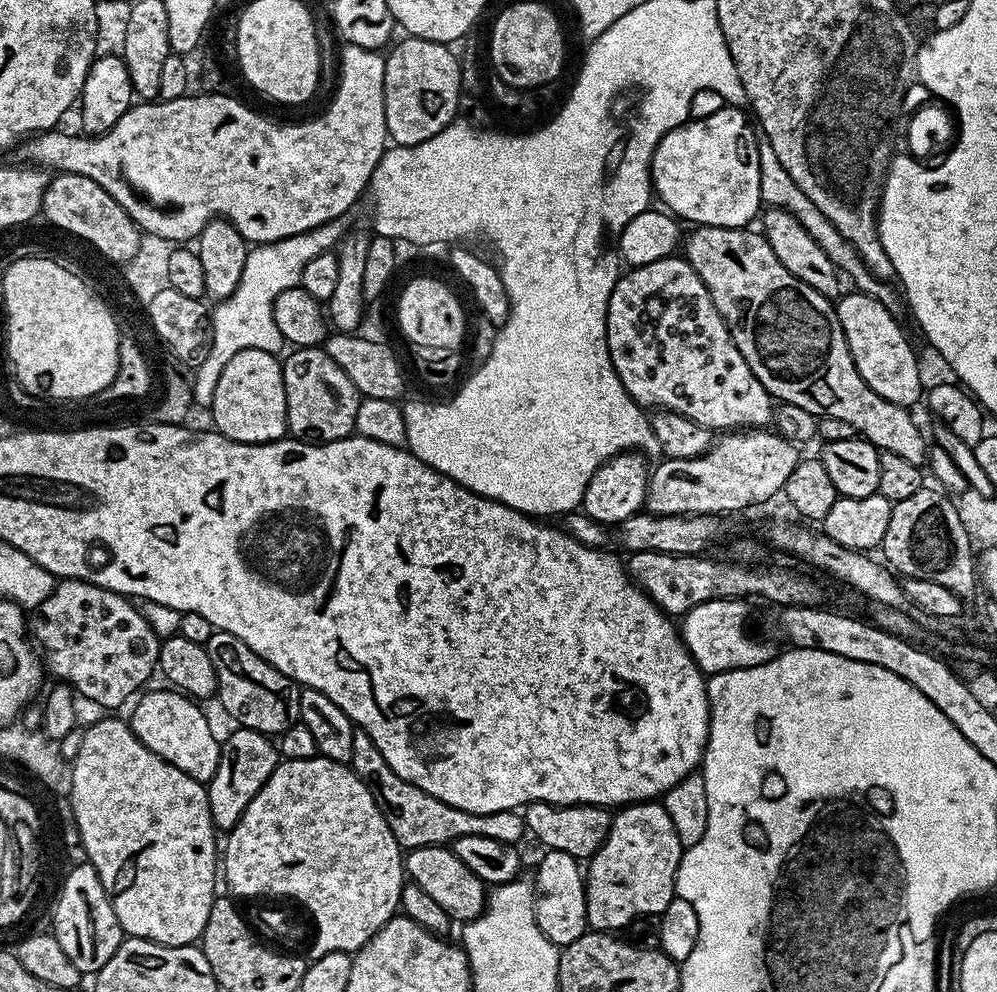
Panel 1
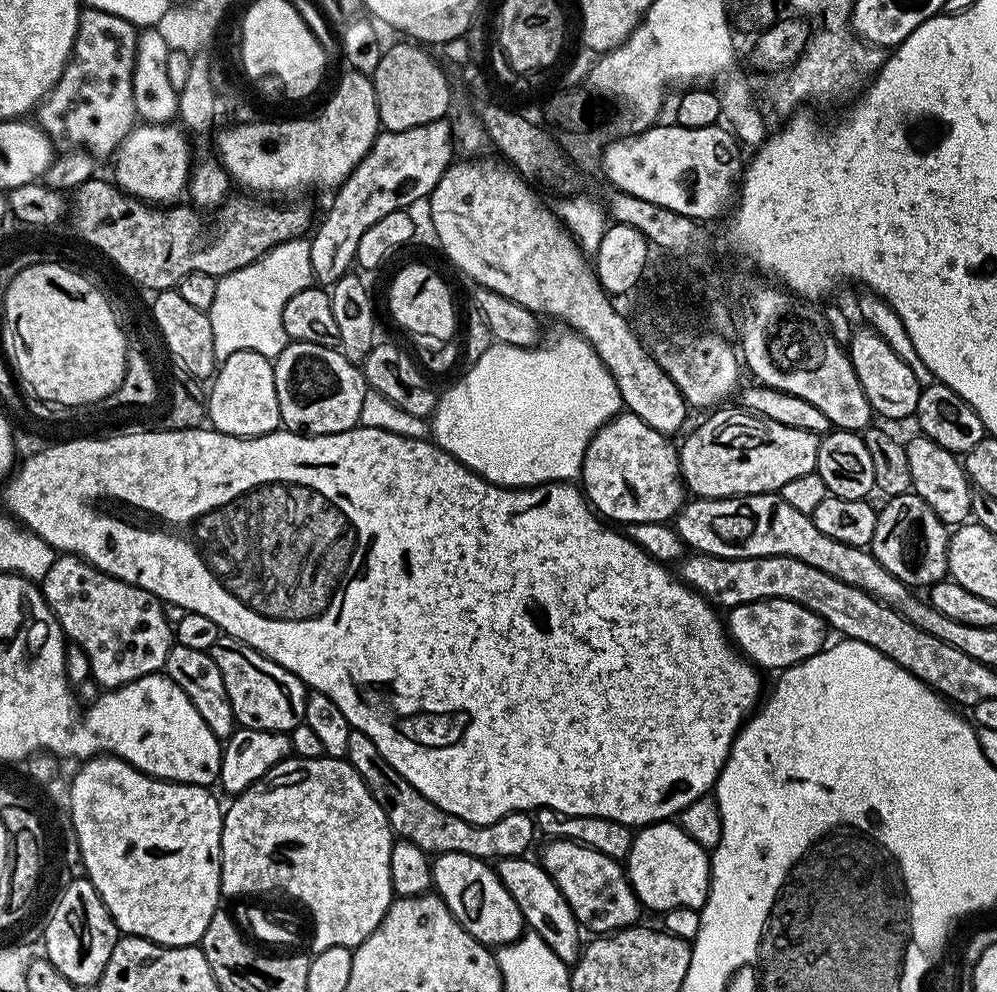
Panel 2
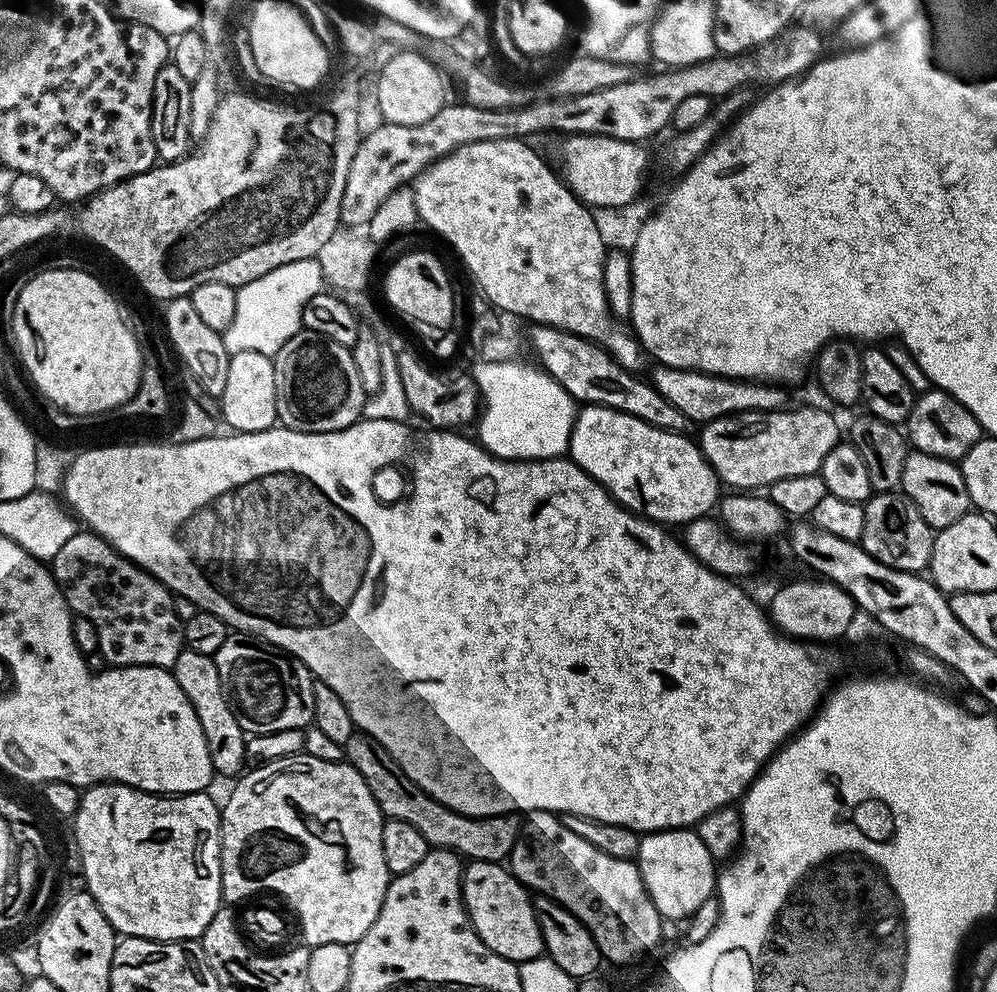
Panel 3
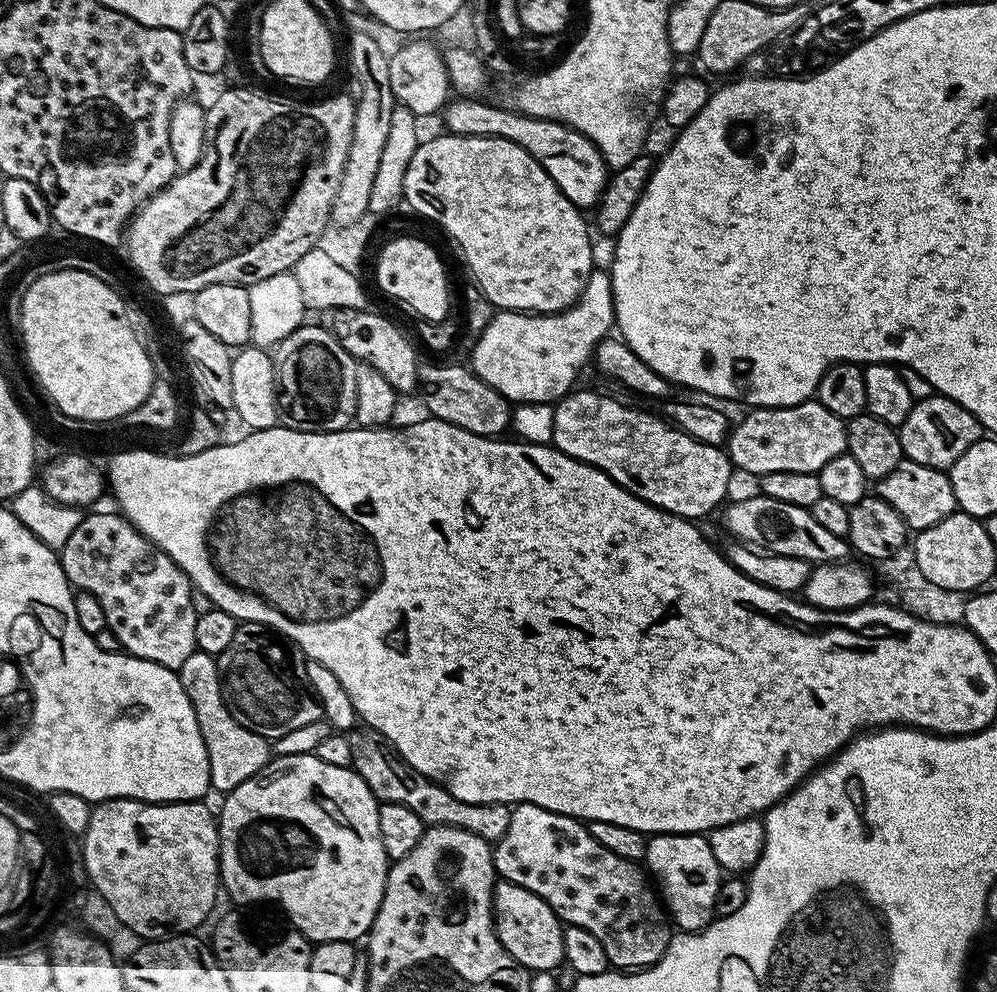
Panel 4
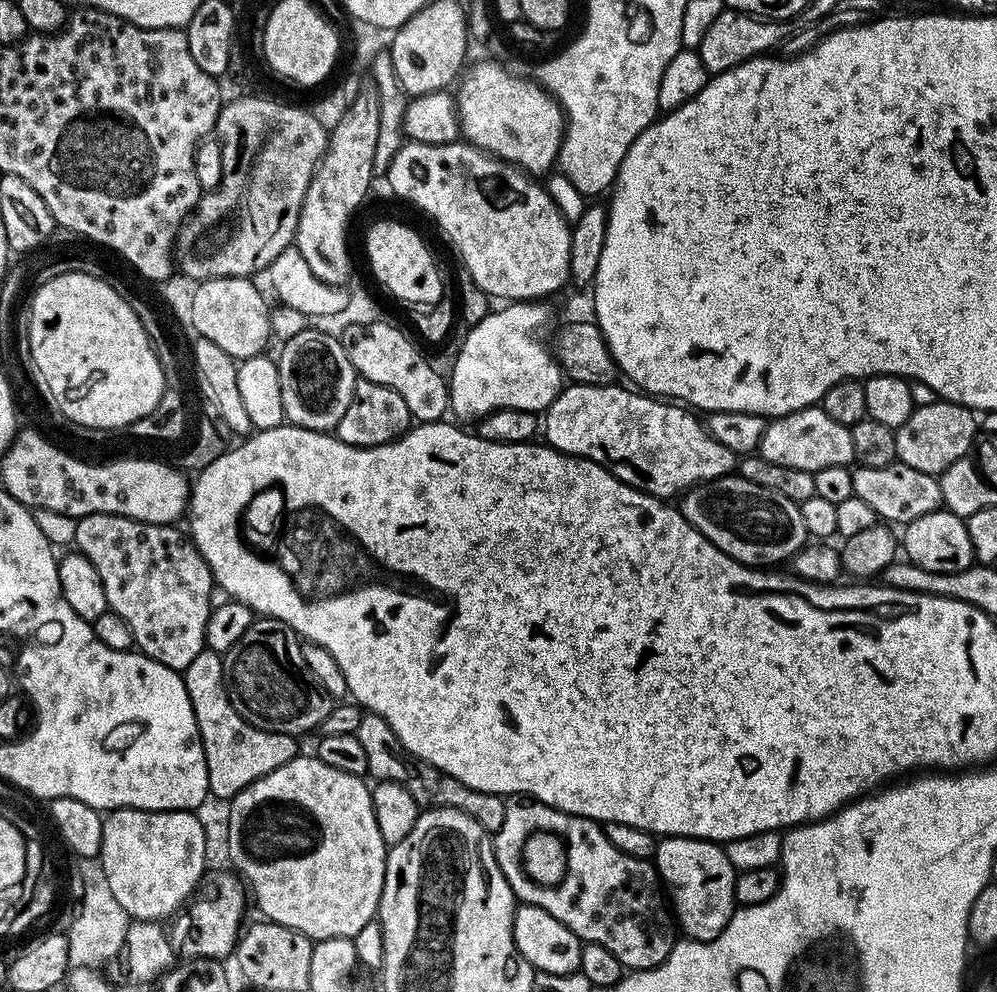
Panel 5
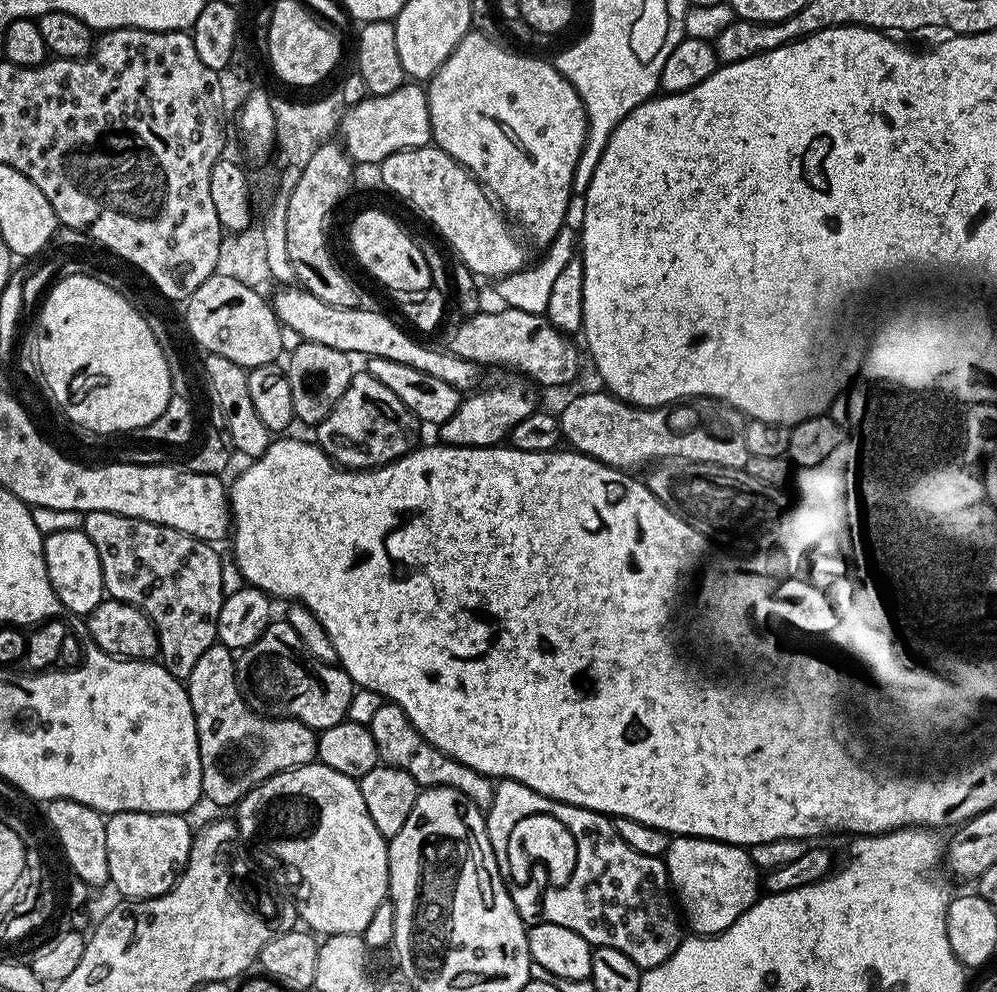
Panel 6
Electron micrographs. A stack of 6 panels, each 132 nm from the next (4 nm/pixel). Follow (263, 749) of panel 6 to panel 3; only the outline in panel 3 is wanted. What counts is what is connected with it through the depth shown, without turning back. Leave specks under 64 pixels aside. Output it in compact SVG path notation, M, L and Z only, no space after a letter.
M185 648L178 654L170 671L178 686L182 686L182 694L186 694L190 706L194 706L198 722L202 722L202 734L206 734L206 750L210 750L213 773L220 775L221 772L224 776L235 777L245 767L243 764L246 764L248 742L242 726L238 726L238 718L232 713L228 696L224 693L215 659L206 654L194 654L194 650Z

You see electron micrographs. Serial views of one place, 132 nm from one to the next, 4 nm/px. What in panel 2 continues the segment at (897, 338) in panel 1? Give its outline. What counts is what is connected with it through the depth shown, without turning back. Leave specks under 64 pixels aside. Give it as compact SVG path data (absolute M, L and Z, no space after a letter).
M860 326L853 331L852 343L846 351L852 357L852 365L858 374L858 382L862 382L862 390L870 402L873 413L877 417L885 416L888 420L904 420L915 417L916 407L922 385L914 378L914 370L886 346L886 342L875 330Z

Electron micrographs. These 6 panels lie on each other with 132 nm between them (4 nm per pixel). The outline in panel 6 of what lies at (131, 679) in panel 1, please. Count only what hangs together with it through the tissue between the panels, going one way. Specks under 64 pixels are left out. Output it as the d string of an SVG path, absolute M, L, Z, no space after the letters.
M85 512L82 530L90 542L94 542L94 550L98 550L105 593L111 599L121 600L123 604L133 604L150 621L160 643L158 656L164 669L176 680L187 681L198 658L202 658L202 654L206 654L206 650L217 643L218 614L225 597L222 590L221 553L216 553L209 541L182 534L182 530L113 512Z

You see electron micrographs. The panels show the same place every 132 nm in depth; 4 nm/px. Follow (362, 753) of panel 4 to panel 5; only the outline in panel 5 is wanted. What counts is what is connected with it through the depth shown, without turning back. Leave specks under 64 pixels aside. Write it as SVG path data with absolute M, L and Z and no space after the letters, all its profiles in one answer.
M365 711L358 722L358 730L354 734L358 742L362 742L362 750L366 754L367 775L373 776L373 781L389 780L398 782L398 786L406 786L410 790L410 798L419 804L421 809L425 808L453 808L462 810L474 822L478 822L485 832L495 834L502 830L502 818L506 818L505 797L496 796L493 792L479 792L438 770L434 766L427 764L425 760L419 760L402 742L398 742L398 734L390 730L390 722L382 718L376 712Z

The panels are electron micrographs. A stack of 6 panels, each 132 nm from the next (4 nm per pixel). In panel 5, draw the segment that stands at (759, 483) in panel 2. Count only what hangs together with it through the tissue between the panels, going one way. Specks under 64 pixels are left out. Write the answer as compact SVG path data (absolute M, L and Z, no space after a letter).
M813 406L777 416L762 434L758 454L766 462L778 462L778 466L794 466L794 470L806 470L815 474L826 466L848 466L854 461L852 429L834 422L823 407Z

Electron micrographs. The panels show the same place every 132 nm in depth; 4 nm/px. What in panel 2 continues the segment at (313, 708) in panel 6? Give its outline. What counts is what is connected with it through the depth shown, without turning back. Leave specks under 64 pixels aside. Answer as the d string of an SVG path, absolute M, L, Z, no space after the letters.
M221 635L211 654L218 662L218 670L222 670L222 682L226 682L226 694L230 694L230 706L239 727L290 734L294 726L304 723L309 689L293 672L233 636Z

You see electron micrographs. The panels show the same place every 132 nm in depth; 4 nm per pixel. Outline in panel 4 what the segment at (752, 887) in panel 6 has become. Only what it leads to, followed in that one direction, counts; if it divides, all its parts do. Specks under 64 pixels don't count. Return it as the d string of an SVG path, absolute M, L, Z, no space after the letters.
M661 832L653 835L648 841L644 860L654 880L656 875L655 883L671 923L681 933L704 931L716 916L718 886L722 879L707 835L695 832Z

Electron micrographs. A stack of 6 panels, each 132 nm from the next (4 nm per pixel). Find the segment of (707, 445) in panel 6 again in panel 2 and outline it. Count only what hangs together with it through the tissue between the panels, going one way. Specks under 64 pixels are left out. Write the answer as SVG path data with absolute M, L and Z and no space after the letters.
M627 410L605 422L586 446L584 465L580 467L579 479L584 480L582 491L588 503L605 521L620 526L634 522L662 524L671 521L686 503L684 479L680 477L680 453L677 445L672 443L669 437L658 434L658 430L650 430L642 418Z

